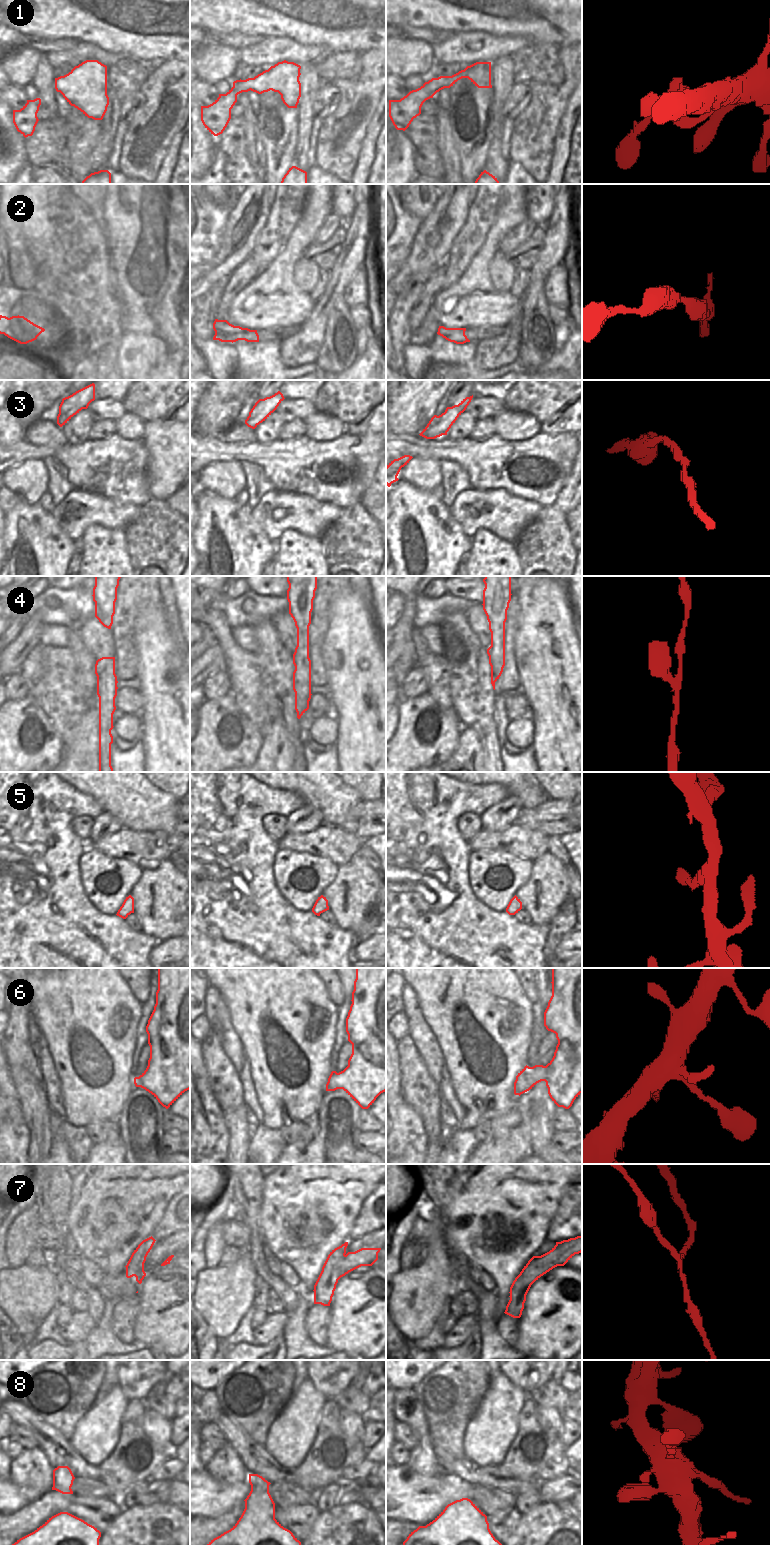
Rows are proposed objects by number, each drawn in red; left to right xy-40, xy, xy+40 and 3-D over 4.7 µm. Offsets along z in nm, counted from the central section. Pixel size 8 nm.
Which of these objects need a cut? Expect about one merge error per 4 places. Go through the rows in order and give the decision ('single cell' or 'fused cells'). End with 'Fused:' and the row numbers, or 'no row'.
1: single cell
2: single cell
3: single cell
4: single cell
5: single cell
6: single cell
7: fused cells
8: single cell
Fused: 7

